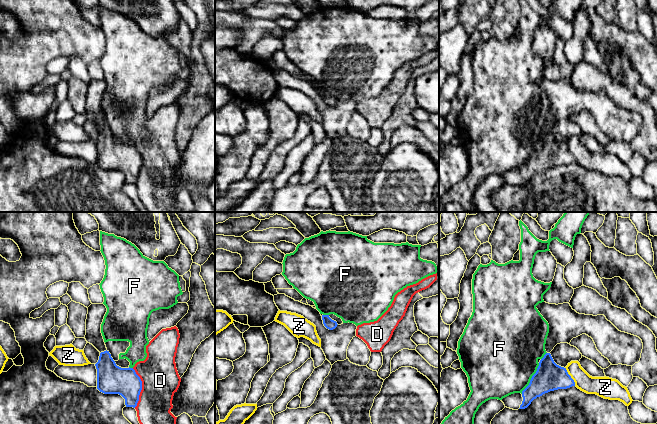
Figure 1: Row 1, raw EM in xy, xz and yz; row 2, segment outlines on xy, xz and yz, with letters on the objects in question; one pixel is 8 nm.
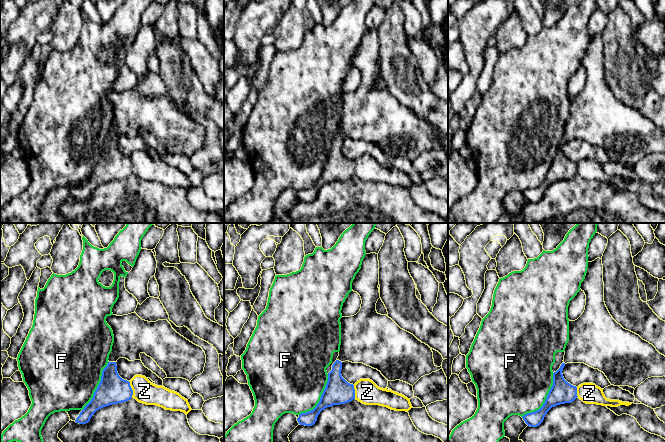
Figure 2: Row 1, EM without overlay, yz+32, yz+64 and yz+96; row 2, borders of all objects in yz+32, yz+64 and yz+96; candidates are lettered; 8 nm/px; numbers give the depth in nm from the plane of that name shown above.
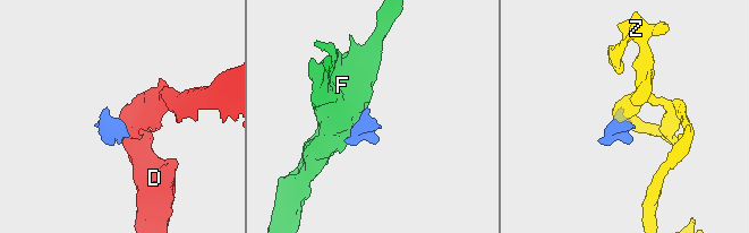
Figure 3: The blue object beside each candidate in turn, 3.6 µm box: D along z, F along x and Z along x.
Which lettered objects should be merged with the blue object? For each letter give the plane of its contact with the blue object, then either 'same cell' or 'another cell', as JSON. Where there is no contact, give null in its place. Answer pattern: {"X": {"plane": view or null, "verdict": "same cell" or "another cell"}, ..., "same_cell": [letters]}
{"D": {"plane": "xy", "verdict": "another cell"}, "F": {"plane": "yz", "verdict": "another cell"}, "Z": {"plane": "yz", "verdict": "another cell"}, "same_cell": []}

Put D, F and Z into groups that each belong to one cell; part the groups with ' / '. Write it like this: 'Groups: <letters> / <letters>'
Groups: D / F / Z

